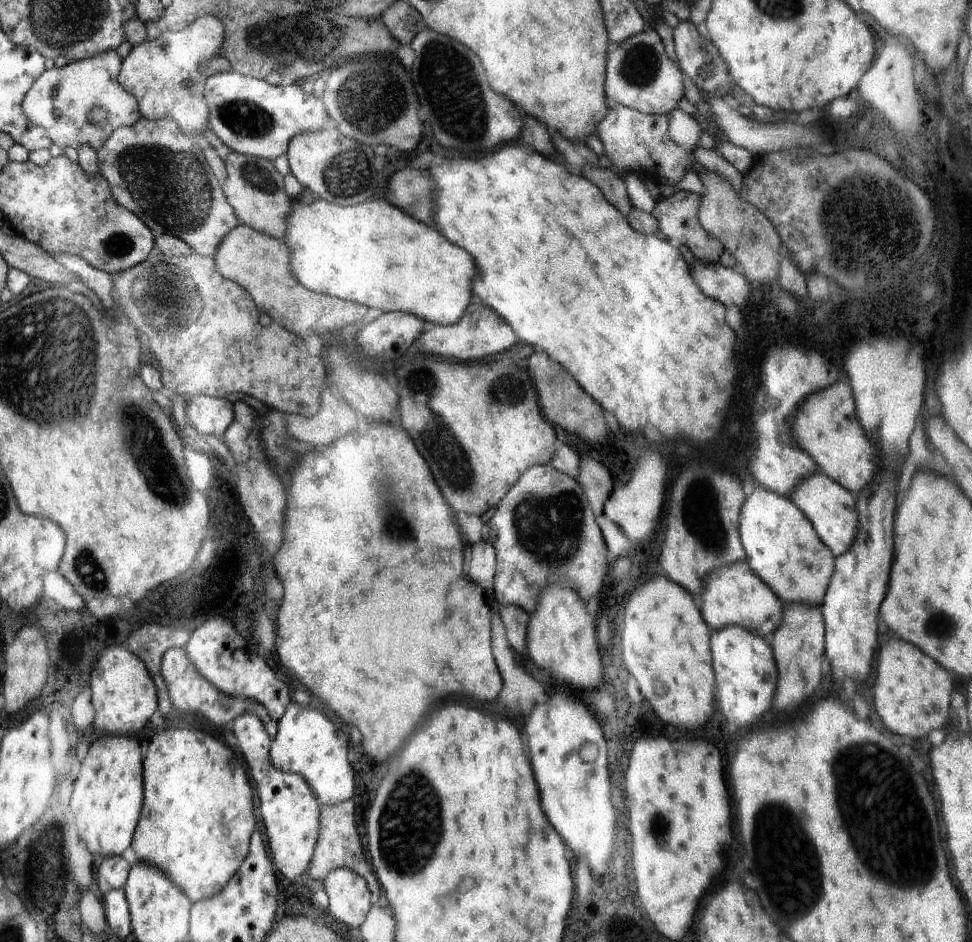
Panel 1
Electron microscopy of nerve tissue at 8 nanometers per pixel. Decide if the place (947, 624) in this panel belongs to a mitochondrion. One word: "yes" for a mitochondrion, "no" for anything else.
yes

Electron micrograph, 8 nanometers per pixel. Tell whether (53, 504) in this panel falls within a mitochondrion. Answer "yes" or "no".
no

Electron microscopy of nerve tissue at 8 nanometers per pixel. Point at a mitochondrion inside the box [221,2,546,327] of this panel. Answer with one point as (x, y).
(453, 88)

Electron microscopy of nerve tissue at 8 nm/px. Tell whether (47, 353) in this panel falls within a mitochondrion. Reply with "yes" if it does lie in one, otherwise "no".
yes

